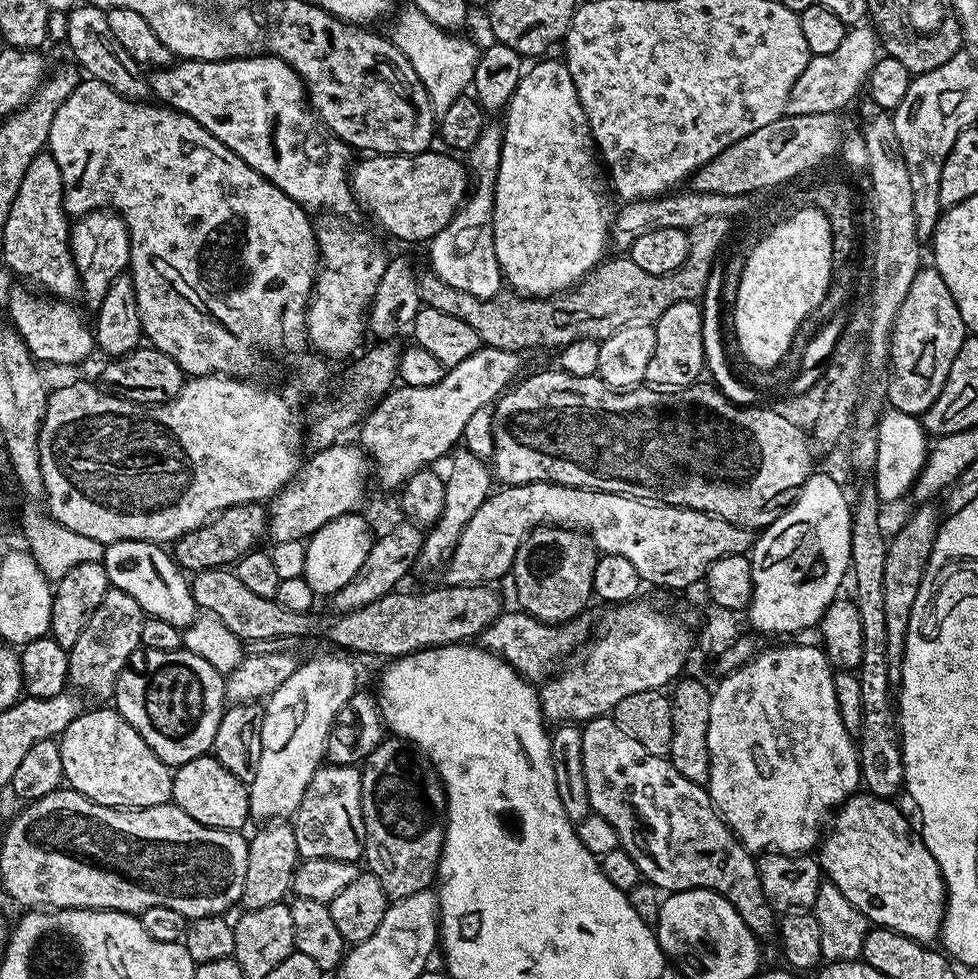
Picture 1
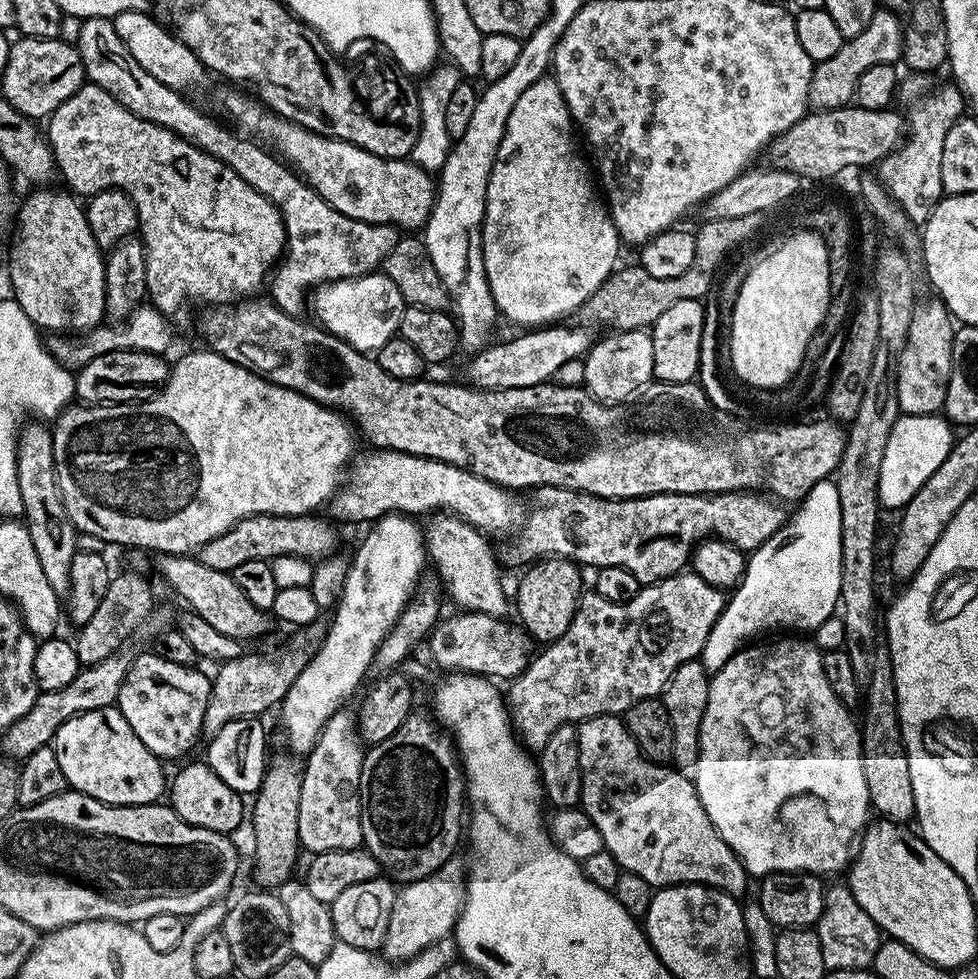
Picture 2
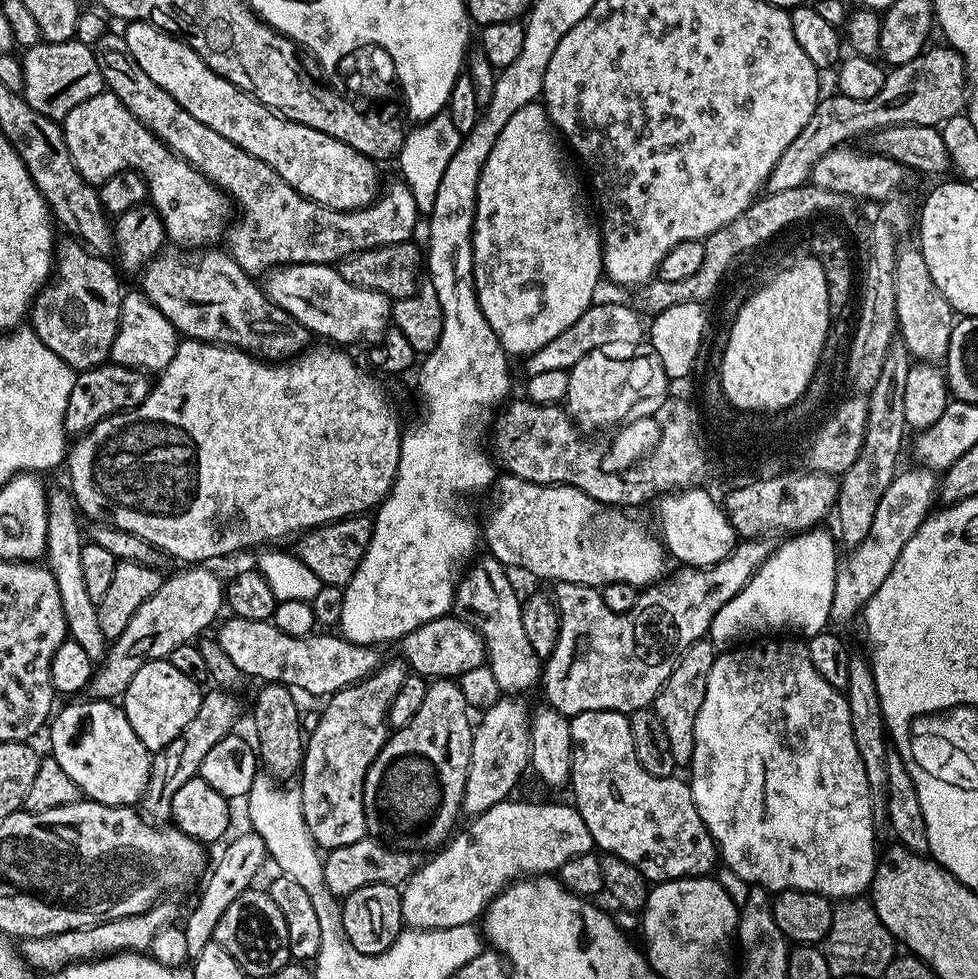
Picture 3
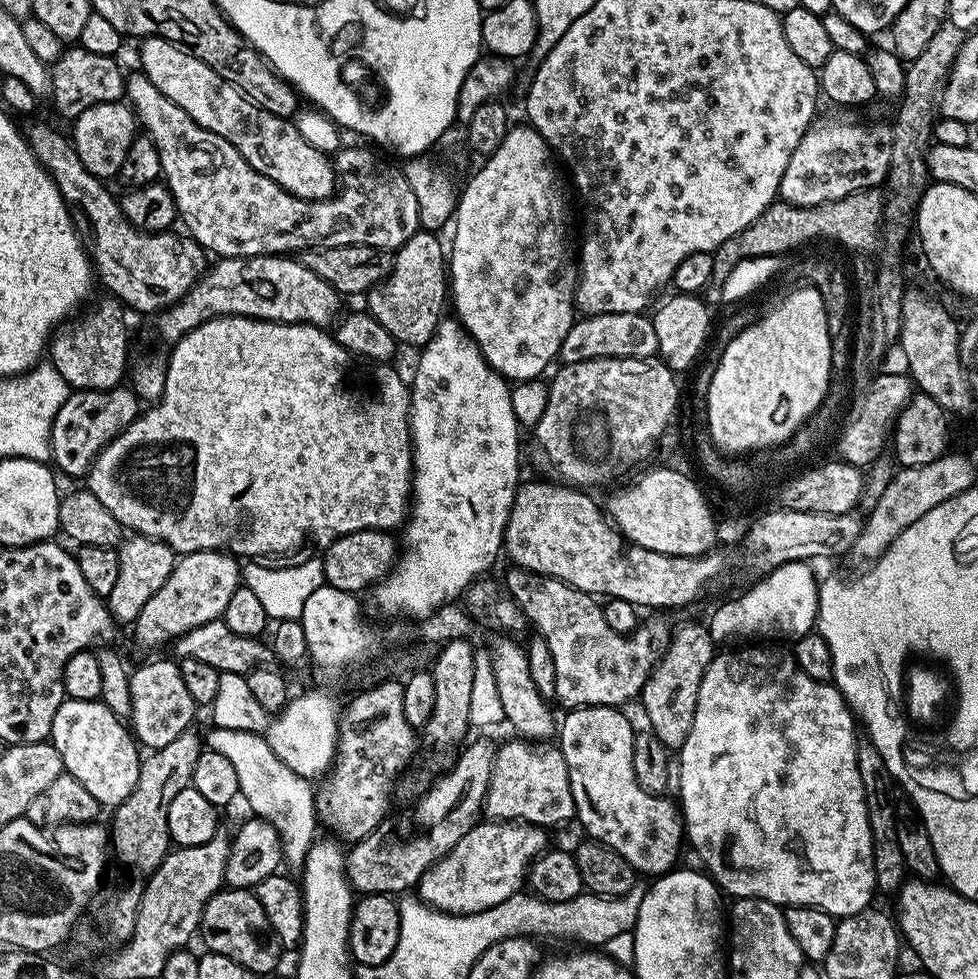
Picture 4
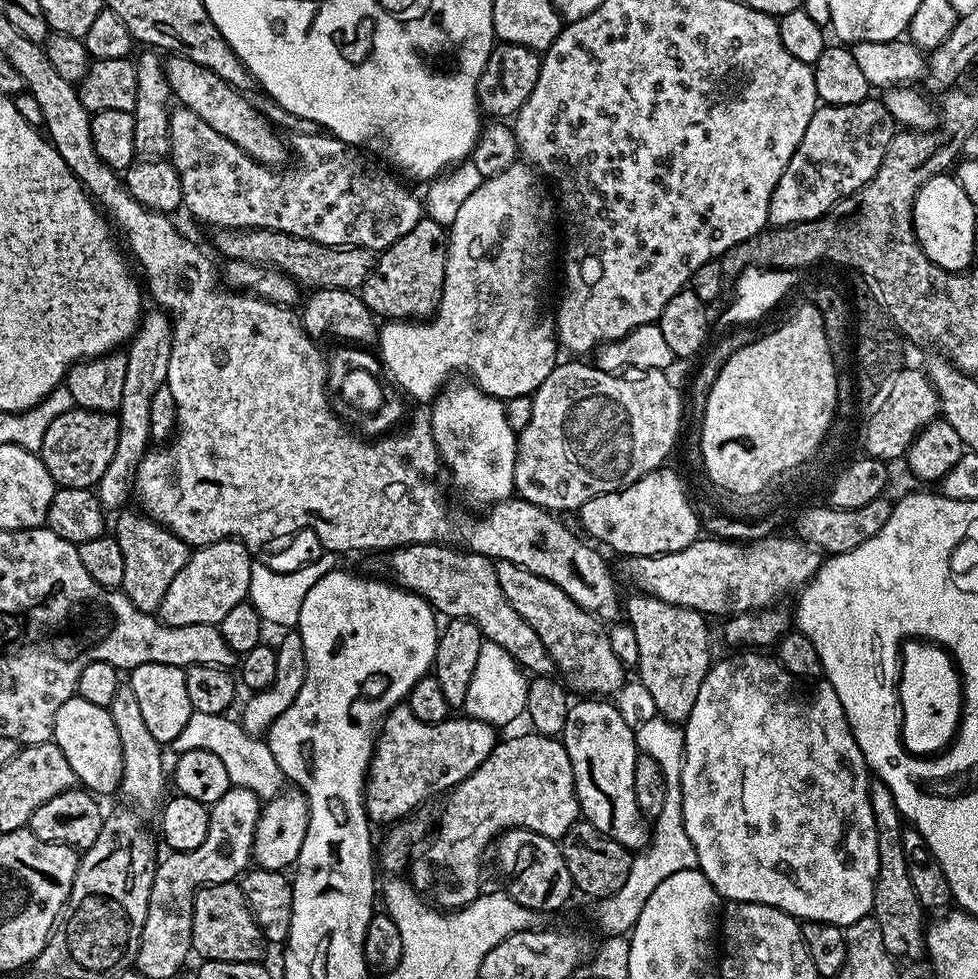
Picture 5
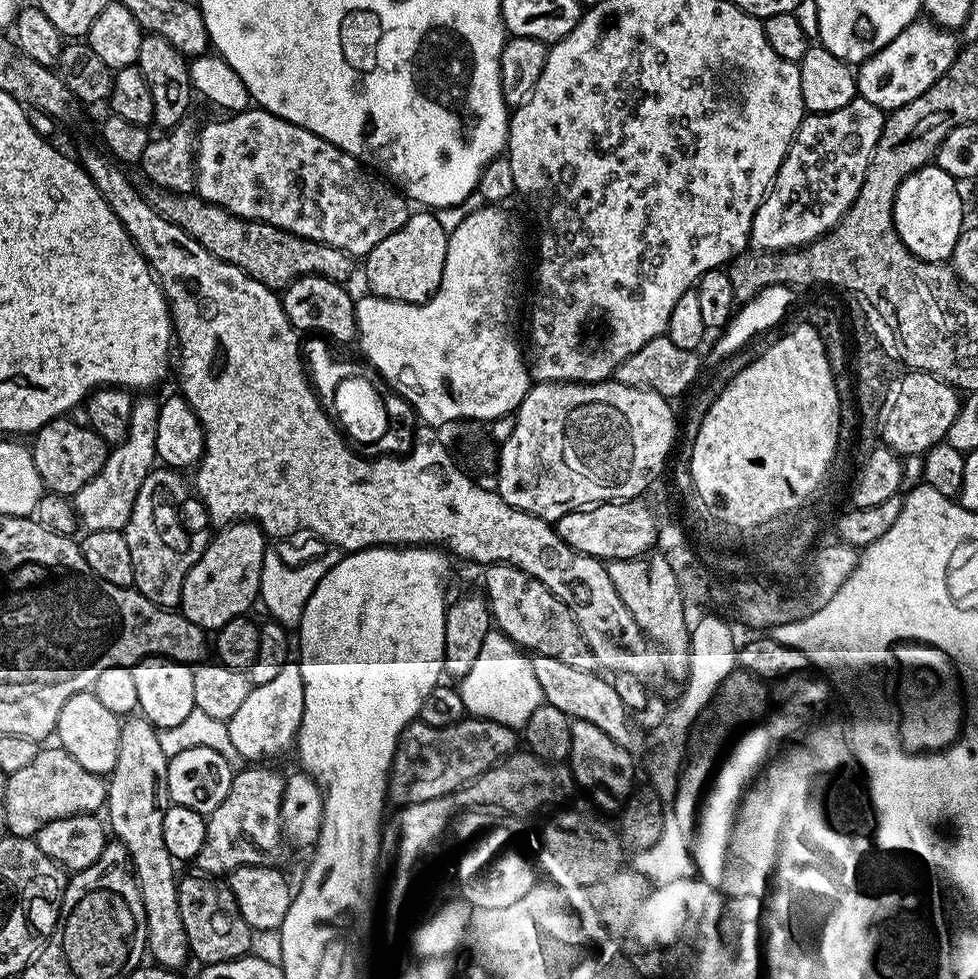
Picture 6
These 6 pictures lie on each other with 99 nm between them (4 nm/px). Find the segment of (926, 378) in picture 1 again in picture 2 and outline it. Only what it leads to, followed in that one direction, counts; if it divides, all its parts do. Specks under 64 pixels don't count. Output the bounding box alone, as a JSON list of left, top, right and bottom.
[897,298,954,415]

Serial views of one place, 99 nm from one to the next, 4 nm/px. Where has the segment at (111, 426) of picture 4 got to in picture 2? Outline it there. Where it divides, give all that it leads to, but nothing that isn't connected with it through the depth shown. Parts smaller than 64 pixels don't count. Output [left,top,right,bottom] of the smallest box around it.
[75,348,170,404]

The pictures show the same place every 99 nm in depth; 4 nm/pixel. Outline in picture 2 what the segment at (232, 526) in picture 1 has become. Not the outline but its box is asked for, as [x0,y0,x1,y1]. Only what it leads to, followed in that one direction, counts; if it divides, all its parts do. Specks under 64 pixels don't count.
[198,516,340,573]

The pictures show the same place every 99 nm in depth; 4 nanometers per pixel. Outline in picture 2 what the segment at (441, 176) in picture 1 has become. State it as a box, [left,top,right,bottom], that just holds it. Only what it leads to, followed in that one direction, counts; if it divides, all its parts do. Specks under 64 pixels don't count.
[220,92,436,230]

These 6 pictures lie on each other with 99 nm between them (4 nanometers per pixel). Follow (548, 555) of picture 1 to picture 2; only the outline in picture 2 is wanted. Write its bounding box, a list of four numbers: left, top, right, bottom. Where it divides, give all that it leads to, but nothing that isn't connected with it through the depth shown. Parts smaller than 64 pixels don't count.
[514,555,582,646]

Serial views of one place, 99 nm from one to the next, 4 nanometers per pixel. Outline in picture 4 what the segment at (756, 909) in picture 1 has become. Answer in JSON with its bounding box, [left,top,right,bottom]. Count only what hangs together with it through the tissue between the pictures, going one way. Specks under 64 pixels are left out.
[558,707,686,874]

